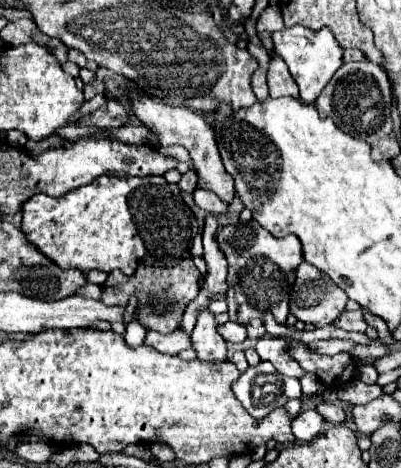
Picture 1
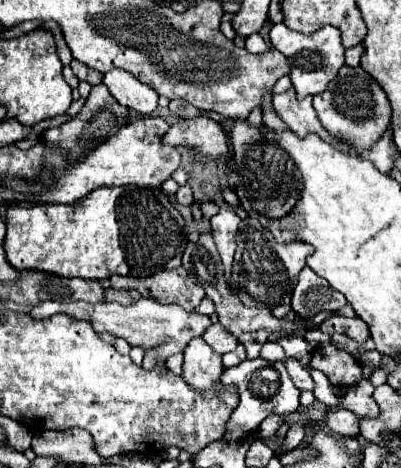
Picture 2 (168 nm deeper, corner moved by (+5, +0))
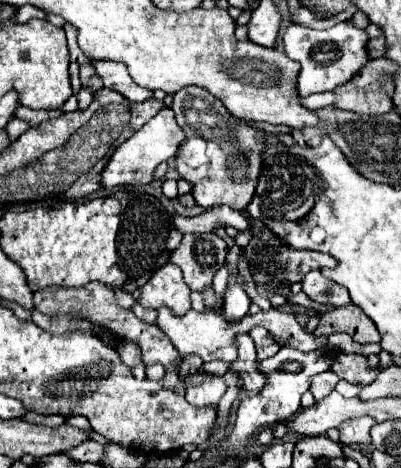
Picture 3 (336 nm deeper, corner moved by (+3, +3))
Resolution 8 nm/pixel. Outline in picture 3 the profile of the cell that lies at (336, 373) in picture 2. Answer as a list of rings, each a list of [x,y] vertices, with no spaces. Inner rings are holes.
[[[334,352],[330,370],[336,372],[336,376],[340,376],[342,380],[348,380],[352,384],[370,384],[372,380],[376,380],[376,376],[382,370],[382,366],[372,370],[362,354]]]

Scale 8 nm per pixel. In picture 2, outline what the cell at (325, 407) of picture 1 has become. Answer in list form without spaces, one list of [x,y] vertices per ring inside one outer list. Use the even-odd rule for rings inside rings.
[[[336,411],[328,415],[328,429],[336,435],[348,435],[348,437],[358,437],[360,435],[360,417],[354,415],[352,411]]]

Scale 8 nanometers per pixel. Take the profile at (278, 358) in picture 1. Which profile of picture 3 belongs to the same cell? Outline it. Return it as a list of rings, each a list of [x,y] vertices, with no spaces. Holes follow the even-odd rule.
[[[330,370],[320,372],[320,374],[312,376],[312,380],[310,380],[310,392],[314,394],[316,400],[322,400],[324,396],[328,396],[328,392],[334,390],[336,382],[338,382],[338,376],[334,372],[330,372]]]

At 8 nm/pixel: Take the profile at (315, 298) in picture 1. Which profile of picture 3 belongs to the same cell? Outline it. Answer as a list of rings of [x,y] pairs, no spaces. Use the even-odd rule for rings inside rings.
[[[312,270],[312,272],[304,274],[304,280],[300,284],[302,284],[302,292],[314,302],[332,304],[336,308],[346,306],[350,302],[348,290],[340,288],[338,284],[332,284],[332,280],[324,278],[320,274],[320,270]]]

